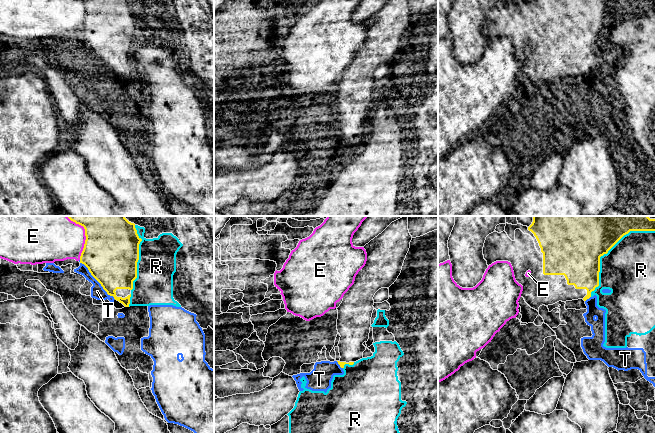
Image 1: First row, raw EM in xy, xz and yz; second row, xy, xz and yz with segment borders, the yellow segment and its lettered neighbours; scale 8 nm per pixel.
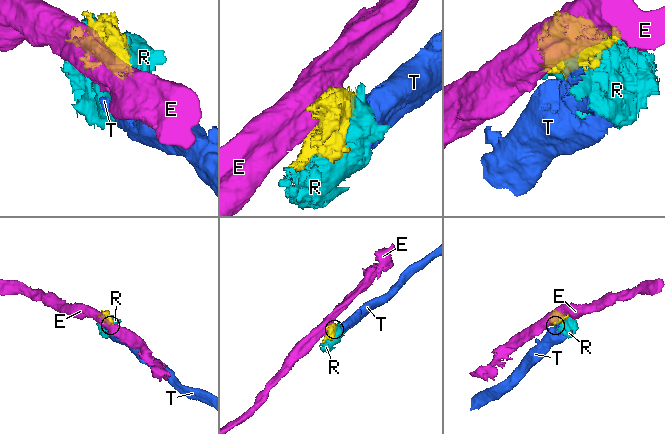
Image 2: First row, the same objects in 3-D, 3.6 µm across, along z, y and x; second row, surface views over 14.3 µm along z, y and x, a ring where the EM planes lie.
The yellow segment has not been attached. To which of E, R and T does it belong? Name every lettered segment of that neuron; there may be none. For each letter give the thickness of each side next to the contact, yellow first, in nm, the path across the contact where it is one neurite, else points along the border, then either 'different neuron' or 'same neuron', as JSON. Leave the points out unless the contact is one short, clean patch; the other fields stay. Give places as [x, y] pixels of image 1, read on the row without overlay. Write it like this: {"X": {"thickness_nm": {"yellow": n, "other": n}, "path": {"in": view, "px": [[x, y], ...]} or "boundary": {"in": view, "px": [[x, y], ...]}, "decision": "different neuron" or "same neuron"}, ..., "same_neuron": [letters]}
{"E": {"thickness_nm": {"yellow": 440, "other": 300}, "decision": "different neuron"}, "R": {"thickness_nm": {"yellow": 400, "other": 440}, "decision": "different neuron"}, "T": {"thickness_nm": {"yellow": 440, "other": 110}, "decision": "different neuron"}, "same_neuron": []}

